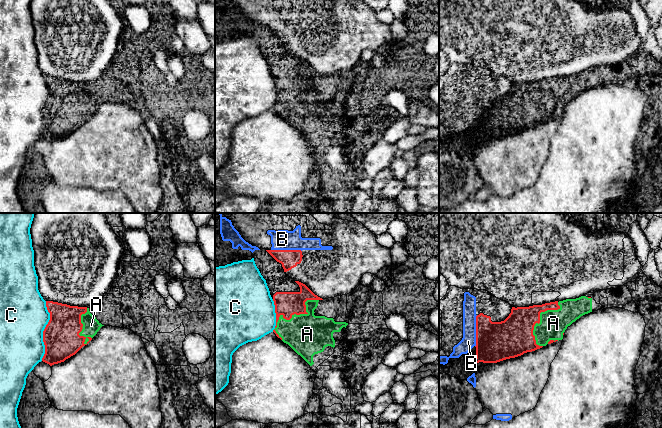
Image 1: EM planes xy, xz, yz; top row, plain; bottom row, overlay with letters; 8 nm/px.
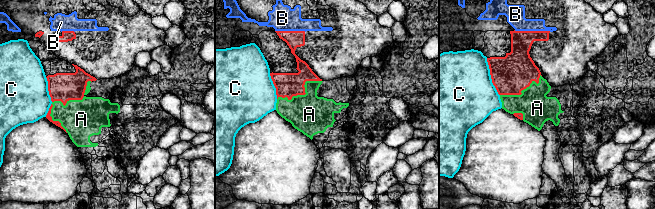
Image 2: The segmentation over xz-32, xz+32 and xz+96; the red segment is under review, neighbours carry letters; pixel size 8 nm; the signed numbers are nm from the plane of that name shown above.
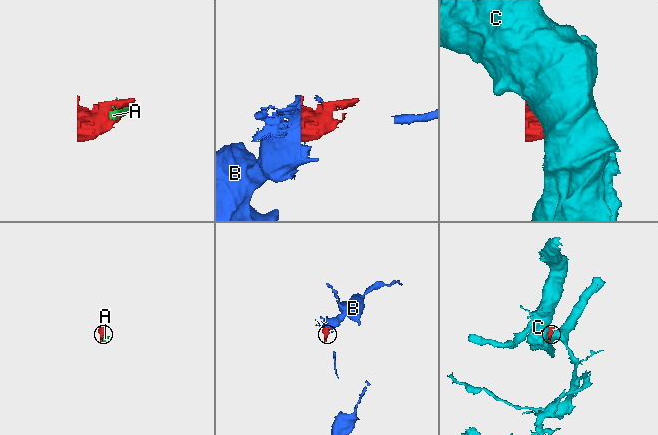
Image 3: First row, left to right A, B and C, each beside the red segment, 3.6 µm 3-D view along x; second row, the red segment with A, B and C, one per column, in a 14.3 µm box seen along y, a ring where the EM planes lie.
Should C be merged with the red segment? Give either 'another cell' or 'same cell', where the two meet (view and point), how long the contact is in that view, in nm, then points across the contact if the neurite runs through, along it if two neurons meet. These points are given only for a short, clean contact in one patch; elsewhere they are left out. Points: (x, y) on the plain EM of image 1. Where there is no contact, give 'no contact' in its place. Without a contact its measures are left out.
another cell; contact xy (43, 107); length 480 nm

